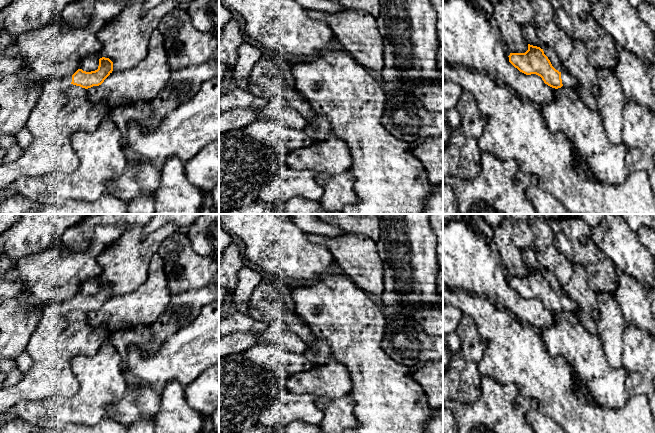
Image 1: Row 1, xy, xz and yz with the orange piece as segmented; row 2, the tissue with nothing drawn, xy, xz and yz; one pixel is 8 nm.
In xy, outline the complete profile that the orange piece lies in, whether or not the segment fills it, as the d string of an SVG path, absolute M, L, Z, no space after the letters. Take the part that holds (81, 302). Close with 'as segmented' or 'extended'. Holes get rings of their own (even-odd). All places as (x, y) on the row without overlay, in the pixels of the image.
M109 282L99 283L98 293L91 296L78 293L71 301L60 303L49 303L44 305L39 322L32 334L29 345L31 349L36 344L37 338L56 337L67 327L66 314L69 308L88 313L101 309L112 297L113 286Z; extended

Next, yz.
M528 268L525 277L510 277L508 281L509 286L520 296L526 299L536 298L552 312L565 310L577 315L579 311L578 305L570 297L561 297L552 290L540 271Z; extended

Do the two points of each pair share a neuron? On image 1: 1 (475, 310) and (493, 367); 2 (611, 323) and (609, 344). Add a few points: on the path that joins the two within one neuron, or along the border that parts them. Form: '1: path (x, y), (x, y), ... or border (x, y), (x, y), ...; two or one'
1: path (489, 324), (493, 328), (493, 353); one
2: path (611, 328), (611, 339); one

